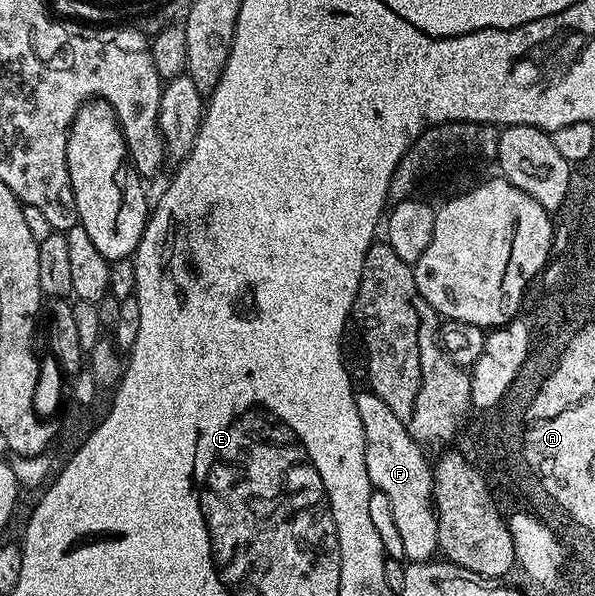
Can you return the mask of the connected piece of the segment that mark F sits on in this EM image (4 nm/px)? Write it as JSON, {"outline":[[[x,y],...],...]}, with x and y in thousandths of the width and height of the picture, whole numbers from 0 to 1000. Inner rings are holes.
{"outline":[[[625,658],[600,661],[603,705],[610,705],[613,727],[613,763],[617,765],[617,799],[629,822],[644,826],[657,842],[664,881],[677,906],[679,935],[687,943],[719,943],[736,928],[738,886],[728,832],[728,782],[714,770],[716,757],[694,735],[686,718]]]}

